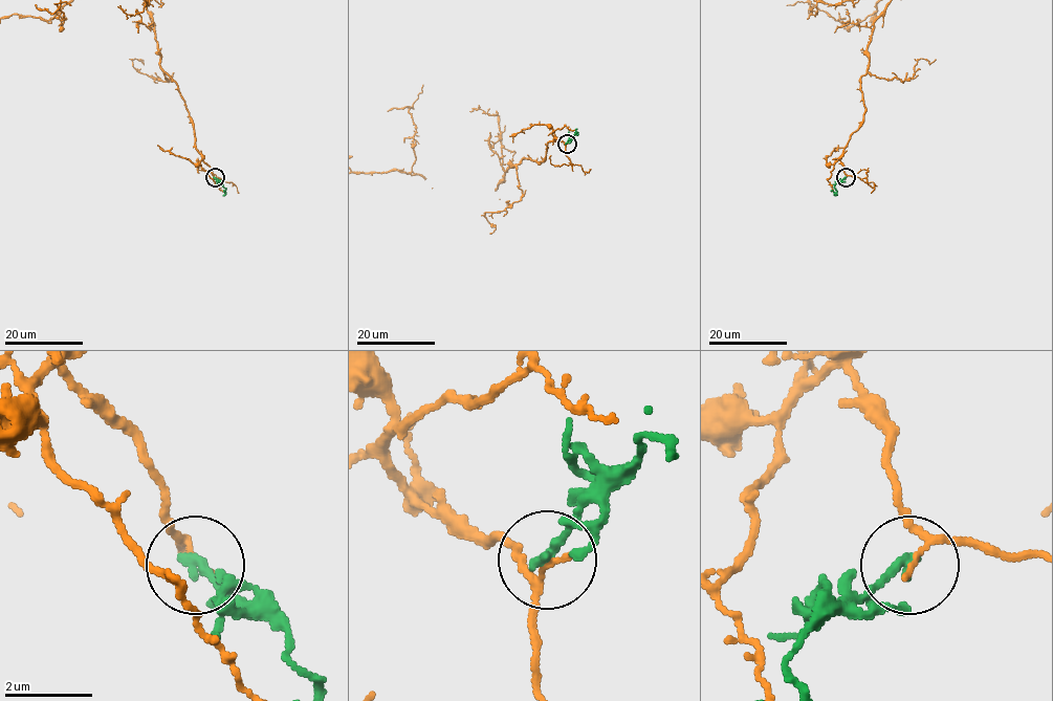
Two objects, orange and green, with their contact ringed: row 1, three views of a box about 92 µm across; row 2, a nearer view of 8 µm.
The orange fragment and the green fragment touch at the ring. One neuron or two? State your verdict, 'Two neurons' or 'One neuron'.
Two neurons

